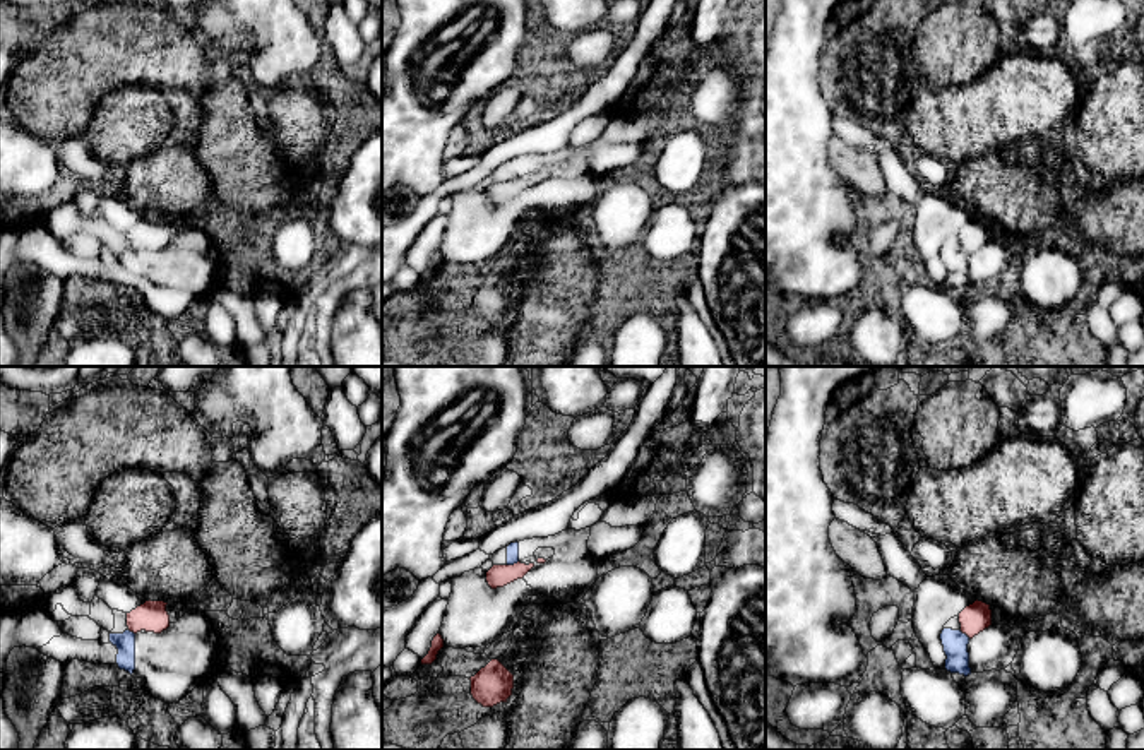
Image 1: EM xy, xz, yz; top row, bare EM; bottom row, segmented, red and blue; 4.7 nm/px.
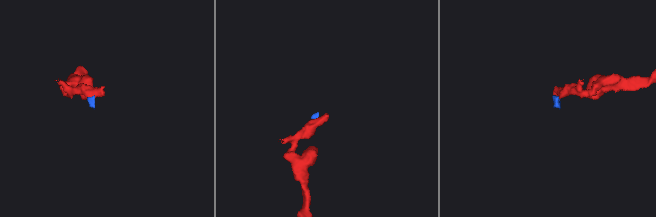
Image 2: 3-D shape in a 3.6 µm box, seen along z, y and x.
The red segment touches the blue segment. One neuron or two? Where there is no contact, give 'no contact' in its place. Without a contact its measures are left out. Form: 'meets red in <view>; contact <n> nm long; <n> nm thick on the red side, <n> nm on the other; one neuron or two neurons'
meets red in xz; contact 60 nm long; 110 nm thick on the red side, 60 nm on the other; two neurons

